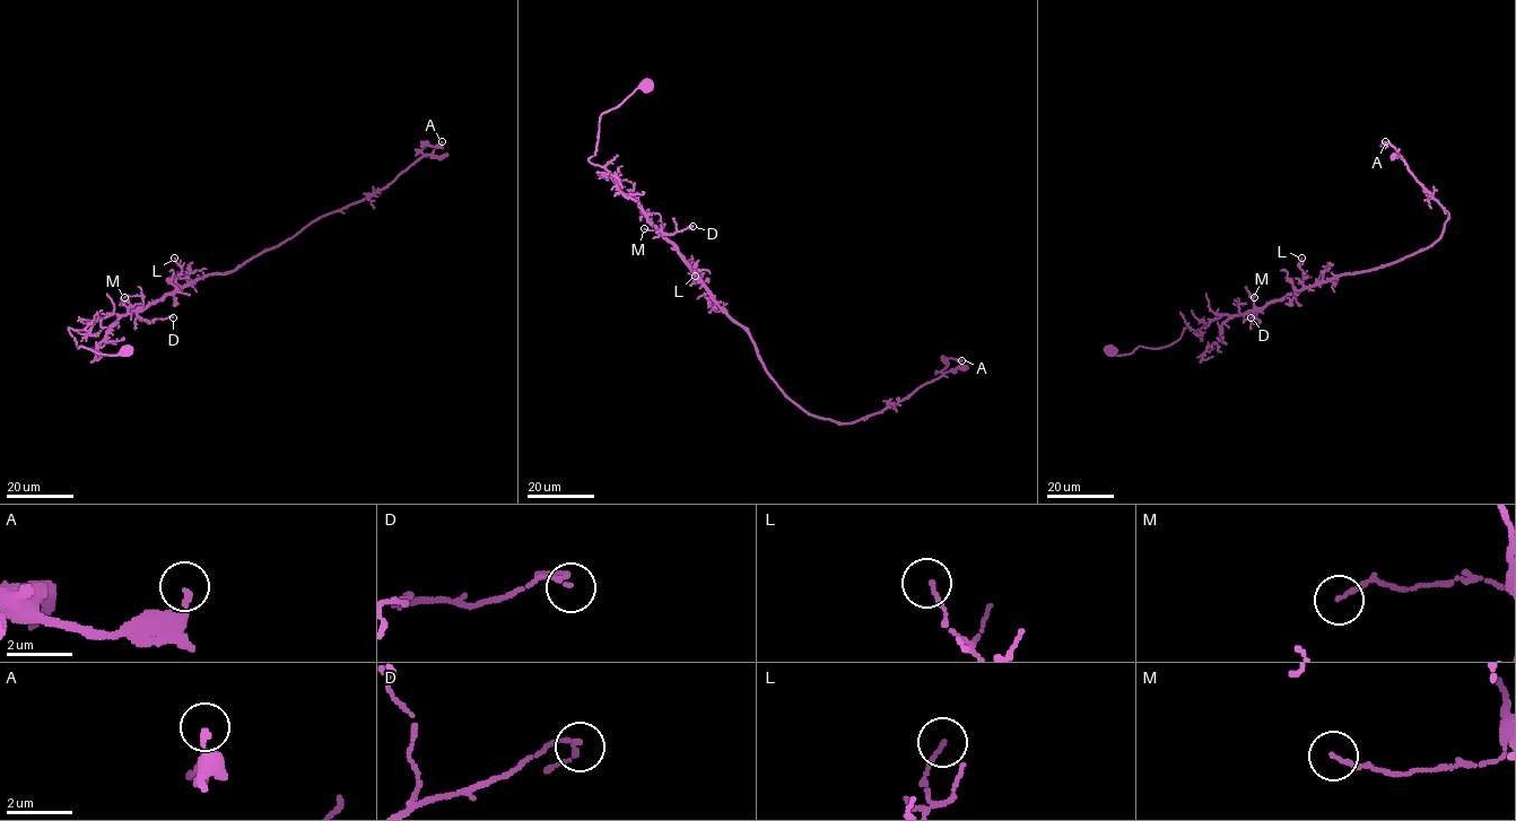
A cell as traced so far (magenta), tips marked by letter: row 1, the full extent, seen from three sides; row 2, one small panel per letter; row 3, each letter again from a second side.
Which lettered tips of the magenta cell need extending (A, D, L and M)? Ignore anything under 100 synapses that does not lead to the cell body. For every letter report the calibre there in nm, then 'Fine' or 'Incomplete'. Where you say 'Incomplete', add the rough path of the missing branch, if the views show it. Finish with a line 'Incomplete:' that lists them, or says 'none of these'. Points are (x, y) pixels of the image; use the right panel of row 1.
A: Thickness 190 nm. Fine
D: Thickness 110 nm. Fine
L: Thickness 130 nm. Fine
M: Thickness 110 nm. Fine
Incomplete: none of these

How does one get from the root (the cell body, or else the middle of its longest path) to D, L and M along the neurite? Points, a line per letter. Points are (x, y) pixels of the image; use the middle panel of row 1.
D: (646, 85), (601, 115), (597, 150), (589, 162), (604, 168), (655, 228), (673, 234), (693, 226)
L: (646, 85), (601, 115), (597, 150), (589, 162), (603, 166), (639, 204), (696, 278), (702, 276), (695, 276)
M: (646, 85), (601, 115), (597, 150), (589, 159), (609, 172), (654, 226), (662, 227), (644, 228)

